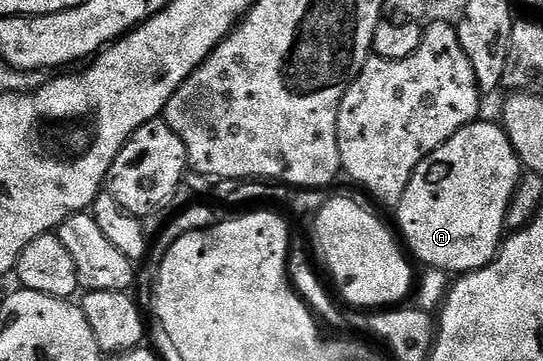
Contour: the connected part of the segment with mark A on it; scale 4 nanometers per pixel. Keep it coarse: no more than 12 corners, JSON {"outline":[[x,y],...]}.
{"outline":[[477,119],[418,163],[395,210],[425,266],[495,259],[522,166]]}

